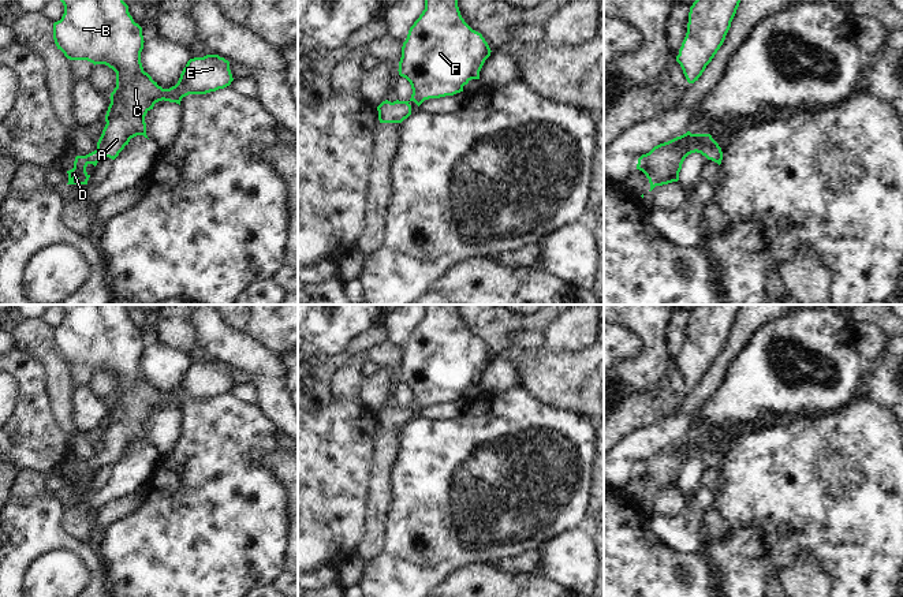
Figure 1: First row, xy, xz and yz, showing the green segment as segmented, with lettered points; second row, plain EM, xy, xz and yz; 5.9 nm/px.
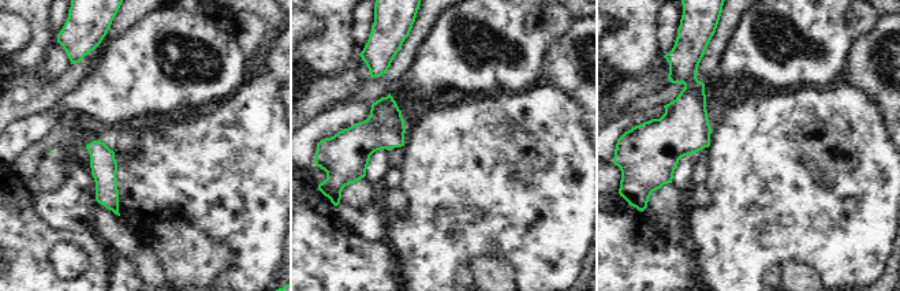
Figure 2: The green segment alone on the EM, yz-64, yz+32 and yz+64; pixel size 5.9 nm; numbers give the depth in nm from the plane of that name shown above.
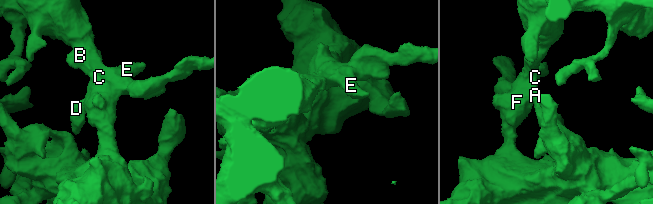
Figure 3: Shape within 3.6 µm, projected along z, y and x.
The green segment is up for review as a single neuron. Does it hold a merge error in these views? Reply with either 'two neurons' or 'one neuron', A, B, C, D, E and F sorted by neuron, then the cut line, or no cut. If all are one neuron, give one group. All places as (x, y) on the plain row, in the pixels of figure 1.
one neuron; A B C D E F; no cut

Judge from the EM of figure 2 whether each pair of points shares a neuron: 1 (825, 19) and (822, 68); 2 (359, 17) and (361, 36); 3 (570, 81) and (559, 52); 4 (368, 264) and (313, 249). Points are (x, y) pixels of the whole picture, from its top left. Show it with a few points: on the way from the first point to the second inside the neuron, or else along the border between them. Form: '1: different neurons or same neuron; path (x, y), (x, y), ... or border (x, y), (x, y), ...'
1: same neuron; path (825, 32), (826, 56)
2: same neuron; path (361, 21), (361, 32)
3: same neuron; path (570, 74), (570, 63), (566, 59)
4: same neuron; path (354, 264), (327, 262)

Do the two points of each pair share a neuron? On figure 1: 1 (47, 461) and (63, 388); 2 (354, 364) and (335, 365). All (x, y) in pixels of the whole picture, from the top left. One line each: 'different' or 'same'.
1: different
2: different

